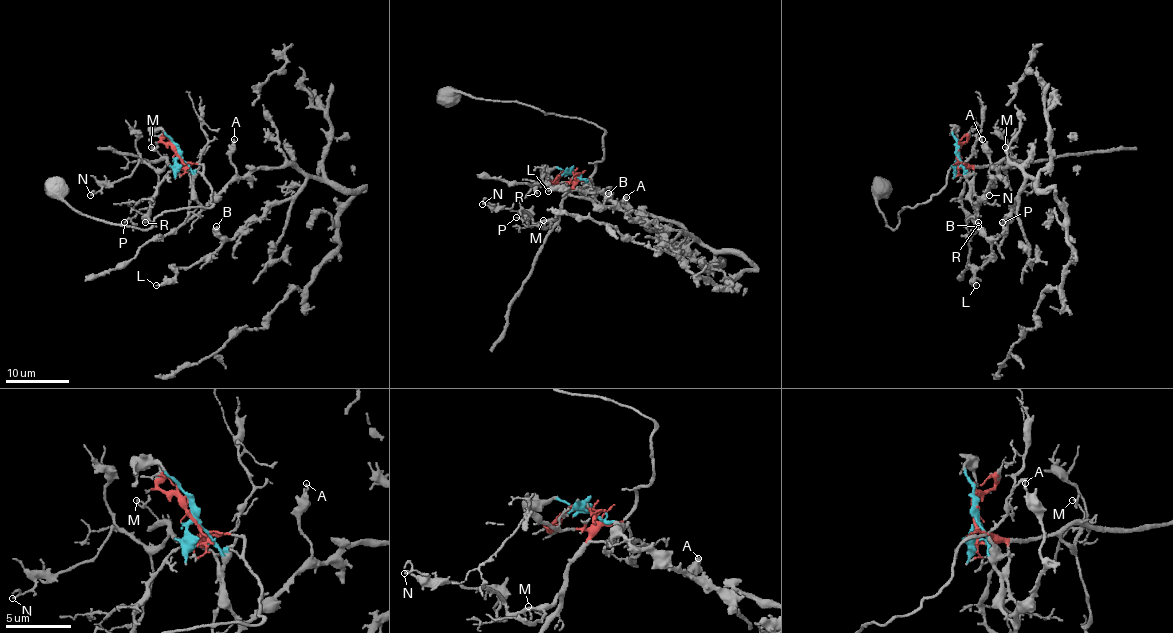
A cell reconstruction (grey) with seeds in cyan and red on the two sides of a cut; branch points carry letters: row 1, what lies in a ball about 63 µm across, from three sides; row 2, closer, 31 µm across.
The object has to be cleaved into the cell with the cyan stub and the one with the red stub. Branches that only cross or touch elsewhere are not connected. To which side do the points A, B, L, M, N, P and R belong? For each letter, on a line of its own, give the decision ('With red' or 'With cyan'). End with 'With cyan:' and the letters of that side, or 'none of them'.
A: With cyan
B: With cyan
L: With cyan
M: With red
N: With red
P: With red
R: With red
With cyan: A, B, L

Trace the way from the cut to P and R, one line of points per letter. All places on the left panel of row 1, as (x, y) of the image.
P: (178, 153), (182, 164), (168, 164), (158, 175), (154, 202), (123, 223)
R: (178, 153), (182, 162), (165, 177), (150, 197), (150, 212), (144, 218), (146, 223)

